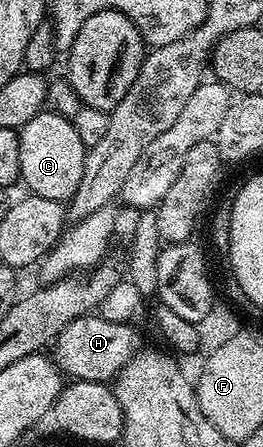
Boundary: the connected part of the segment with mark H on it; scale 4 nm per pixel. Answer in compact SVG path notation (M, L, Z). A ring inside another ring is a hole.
M99 313L77 317L72 323L65 325L65 329L61 329L61 333L55 338L55 366L71 381L80 379L110 384L120 369L140 350L139 335L133 328L131 323L107 321Z

